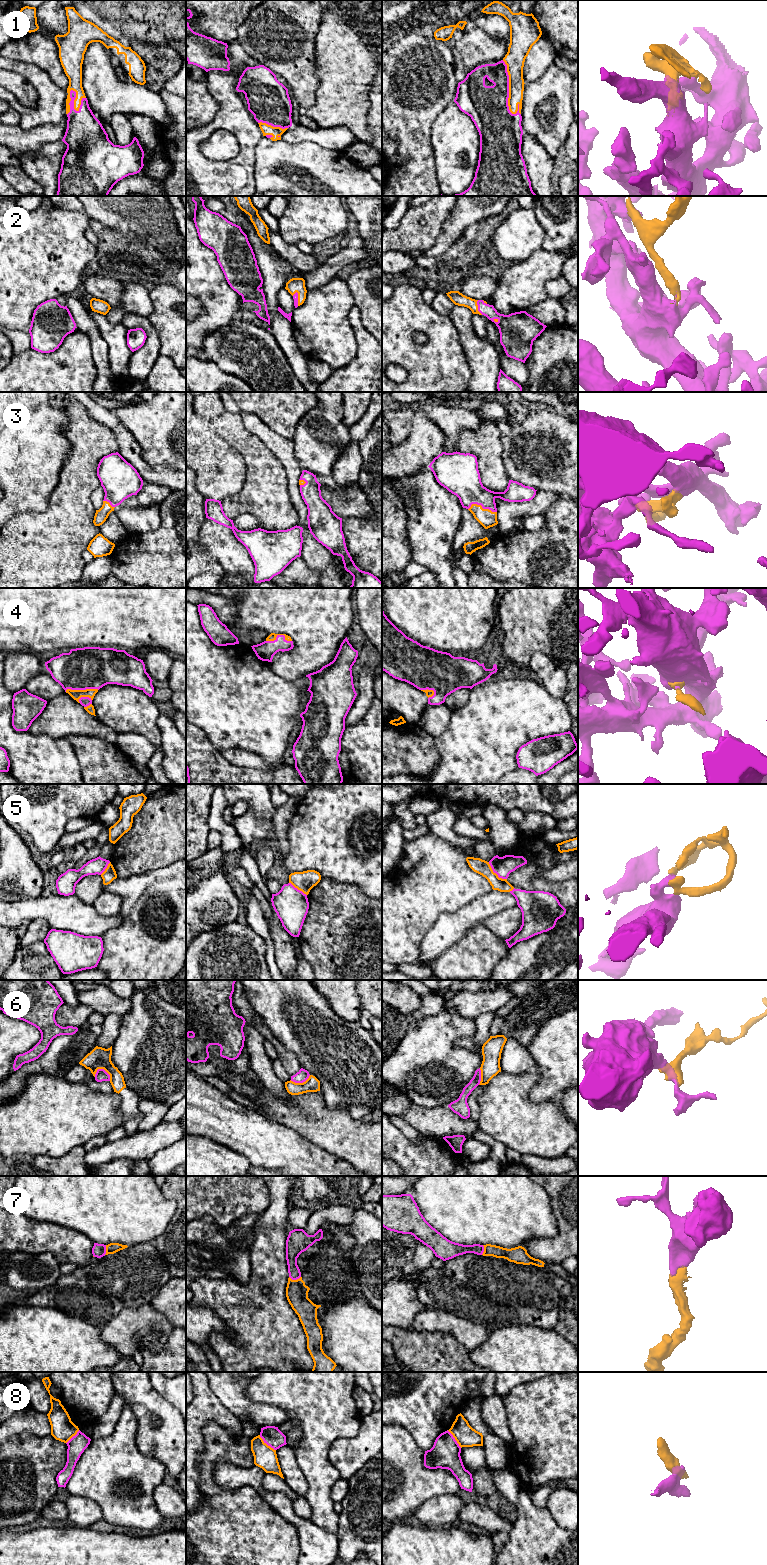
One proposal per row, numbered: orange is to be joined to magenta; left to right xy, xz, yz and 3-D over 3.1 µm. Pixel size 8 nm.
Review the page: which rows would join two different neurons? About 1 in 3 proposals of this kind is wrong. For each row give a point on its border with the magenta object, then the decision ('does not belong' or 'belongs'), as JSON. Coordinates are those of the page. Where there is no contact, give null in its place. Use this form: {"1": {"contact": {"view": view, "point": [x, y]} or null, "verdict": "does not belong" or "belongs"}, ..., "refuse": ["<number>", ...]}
{"1": {"contact": {"view": "yz", "point": [508, 91]}, "verdict": "belongs"}, "2": {"contact": {"view": "xz", "point": [297, 298]}, "verdict": "belongs"}, "3": {"contact": {"view": "yz", "point": [482, 507]}, "verdict": "belongs"}, "4": {"contact": {"view": "xy", "point": [81, 689]}, "verdict": "belongs"}, "5": {"contact": {"view": "yz", "point": [495, 872]}, "verdict": "belongs"}, "6": {"contact": {"view": "xy", "point": [105, 1071]}, "verdict": "does not belong"}, "7": {"contact": {"view": "xz", "point": [295, 1279]}, "verdict": "belongs"}, "8": {"contact": {"view": "xz", "point": [267, 1444]}, "verdict": "does not belong"}, "refuse": ["6", "8"]}

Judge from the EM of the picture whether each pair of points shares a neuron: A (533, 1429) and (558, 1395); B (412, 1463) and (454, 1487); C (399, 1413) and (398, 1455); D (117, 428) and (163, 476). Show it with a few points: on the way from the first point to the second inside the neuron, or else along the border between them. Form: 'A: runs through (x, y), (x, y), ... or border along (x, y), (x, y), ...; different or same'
A: runs through (543, 1426), (558, 1410), (558, 1405); same
B: runs through (422, 1473), (431, 1482), (444, 1482); same
C: border along (392, 1424), (400, 1424), (404, 1427), (415, 1442); different
D: runs through (126, 442), (132, 455), (149, 472); same

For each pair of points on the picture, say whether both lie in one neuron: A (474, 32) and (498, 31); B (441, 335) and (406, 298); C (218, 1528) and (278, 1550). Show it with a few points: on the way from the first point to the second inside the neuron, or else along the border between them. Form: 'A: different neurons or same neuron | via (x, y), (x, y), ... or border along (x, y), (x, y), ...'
A: different neurons | border along (475, 24), (490, 36), (503, 39), (506, 45)
B: same neuron | via (430, 329), (427, 329), (409, 309)
C: same neuron | via (233, 1538), (242, 1547), (263, 1550)

